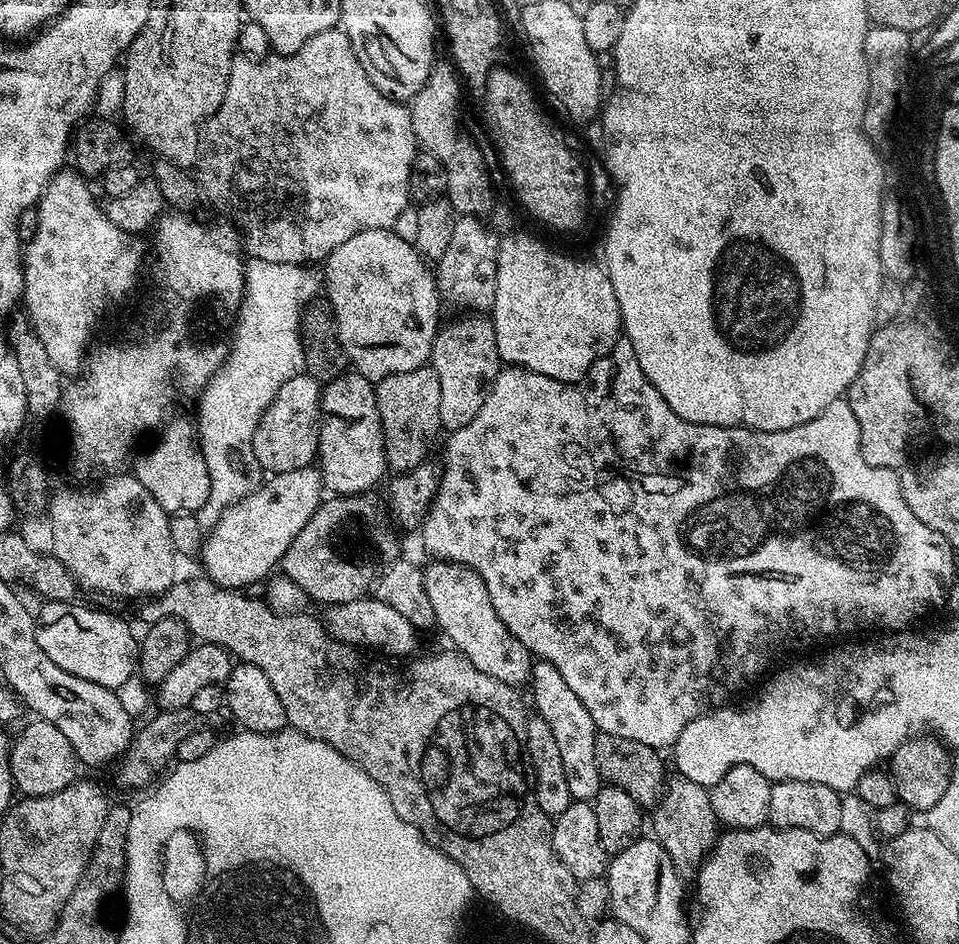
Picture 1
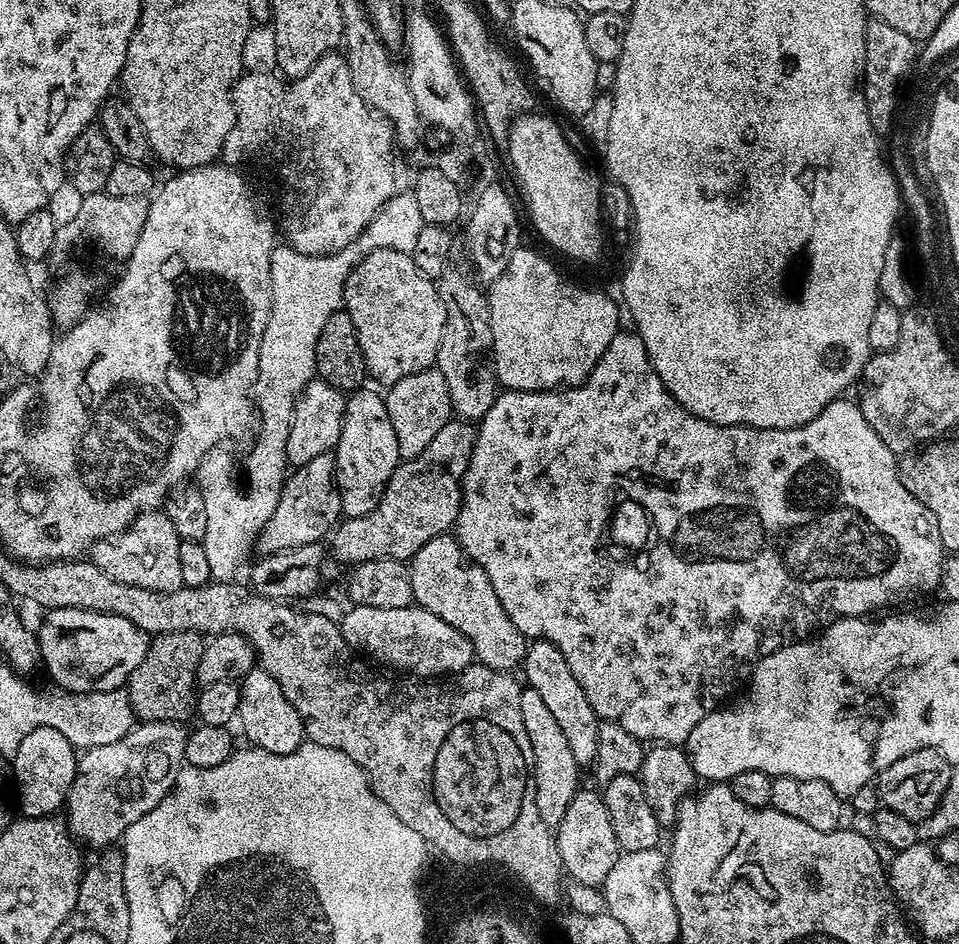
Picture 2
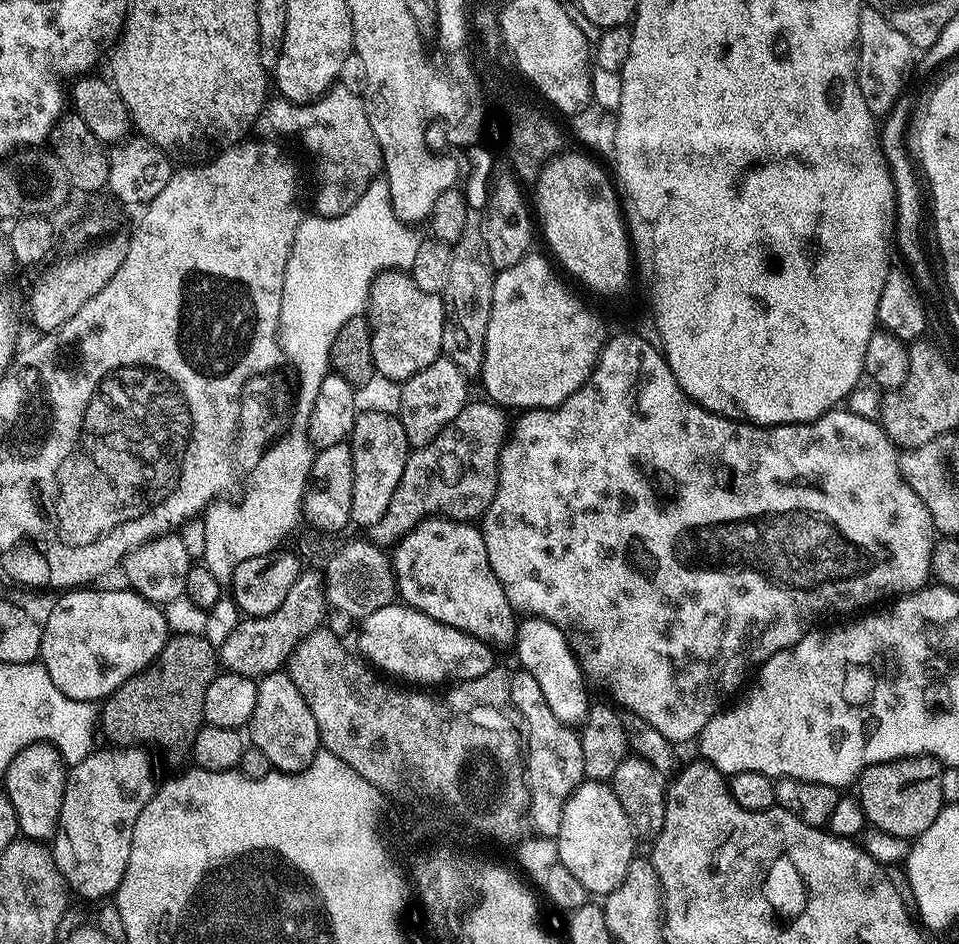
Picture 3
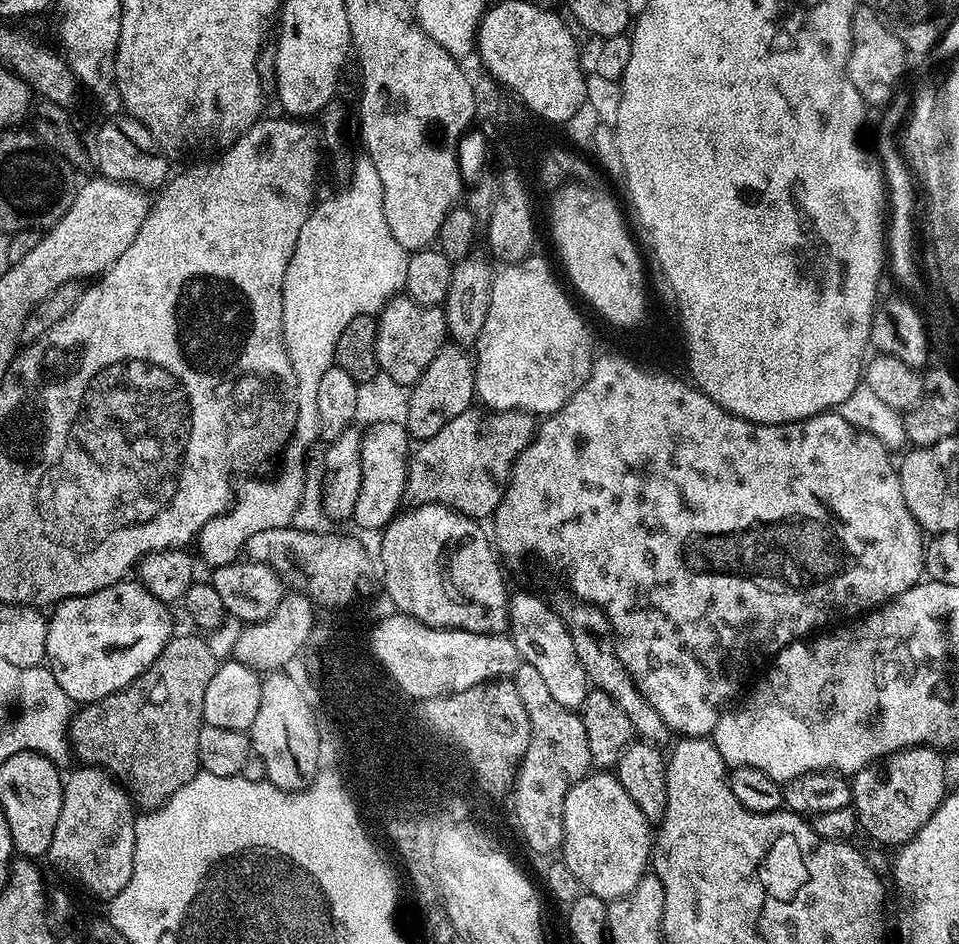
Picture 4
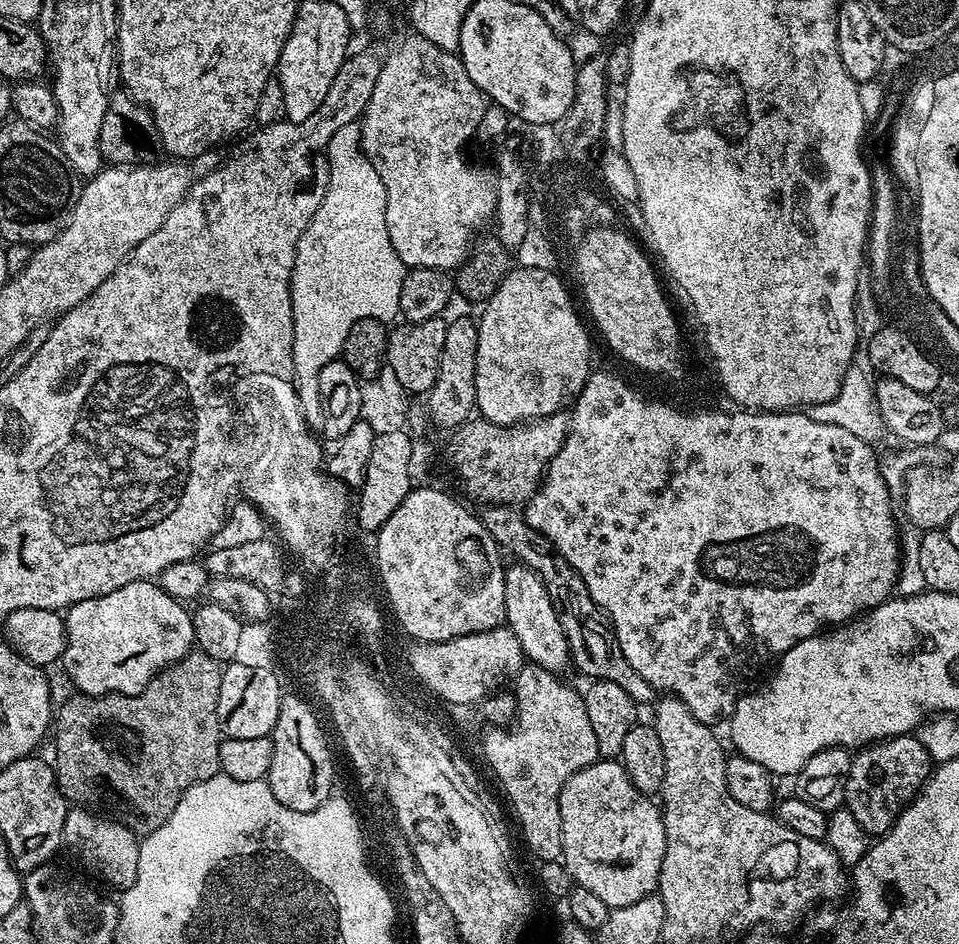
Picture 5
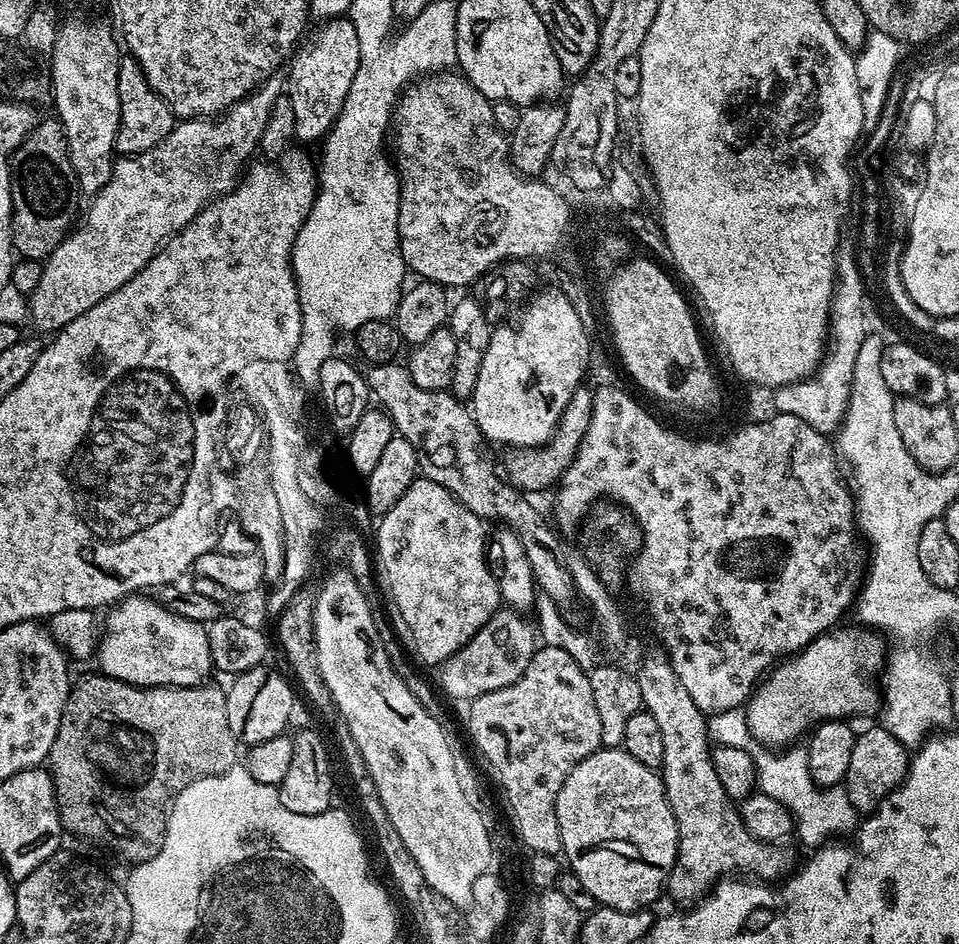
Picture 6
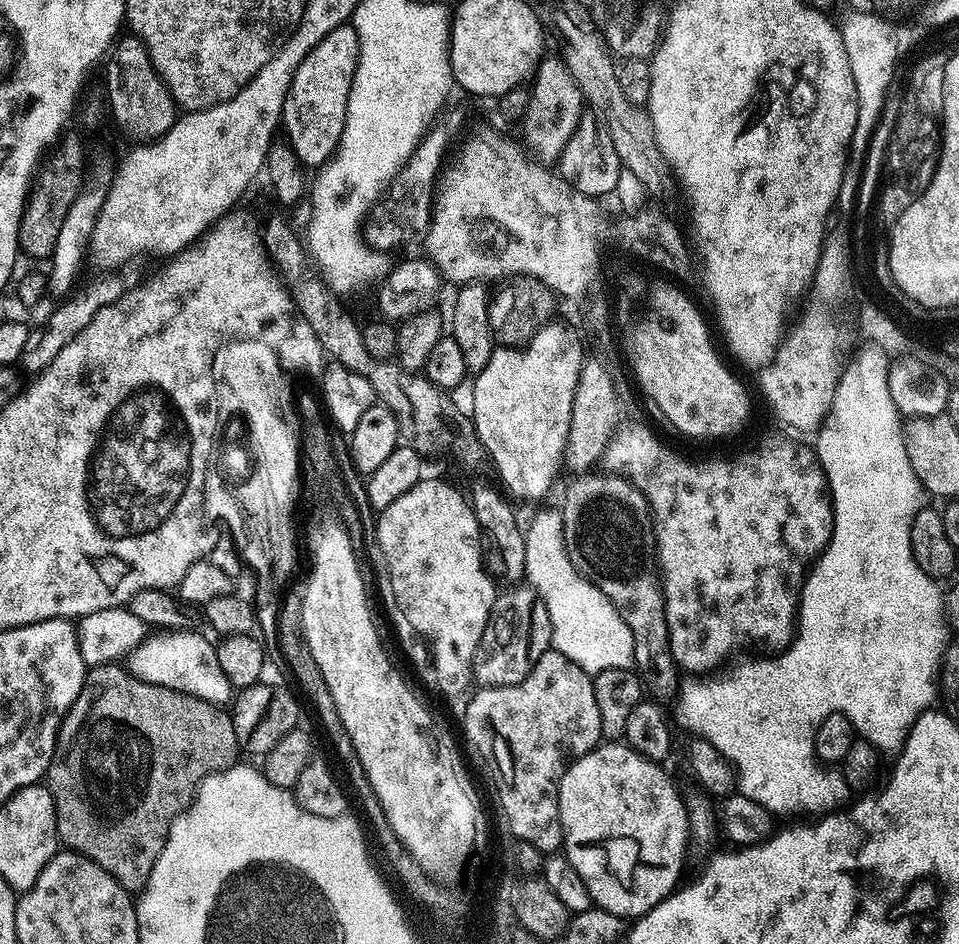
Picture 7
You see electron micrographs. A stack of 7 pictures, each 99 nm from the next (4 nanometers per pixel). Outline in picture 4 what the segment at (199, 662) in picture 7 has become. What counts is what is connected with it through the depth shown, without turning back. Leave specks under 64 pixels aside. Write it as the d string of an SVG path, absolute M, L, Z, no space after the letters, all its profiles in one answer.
M132 578L119 580L117 584L85 596L61 600L51 612L47 617L46 667L54 674L58 686L62 686L68 697L80 706L92 704L132 684L152 665L154 658L162 654L174 635L169 605L154 598L150 590Z

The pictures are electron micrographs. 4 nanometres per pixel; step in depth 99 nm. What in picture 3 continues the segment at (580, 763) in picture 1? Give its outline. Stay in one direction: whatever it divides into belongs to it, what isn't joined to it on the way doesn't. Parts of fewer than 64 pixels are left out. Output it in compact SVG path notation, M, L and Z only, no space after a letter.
M539 618L521 619L516 625L514 651L520 659L519 667L534 674L534 679L542 689L550 711L558 717L558 722L569 726L583 725L590 707L590 699L588 700L590 688L563 630Z

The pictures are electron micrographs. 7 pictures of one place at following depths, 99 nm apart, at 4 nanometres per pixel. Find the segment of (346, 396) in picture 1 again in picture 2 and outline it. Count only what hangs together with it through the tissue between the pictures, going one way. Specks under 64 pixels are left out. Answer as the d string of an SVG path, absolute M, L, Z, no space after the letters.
M361 386L347 397L344 406L342 434L334 449L336 458L336 489L340 491L340 510L345 517L370 514L386 490L386 482L400 465L398 437L390 426L384 396Z

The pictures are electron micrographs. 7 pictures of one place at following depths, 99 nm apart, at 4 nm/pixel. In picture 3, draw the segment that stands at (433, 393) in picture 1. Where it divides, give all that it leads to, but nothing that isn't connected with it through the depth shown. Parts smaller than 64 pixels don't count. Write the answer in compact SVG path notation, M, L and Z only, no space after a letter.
M441 354L426 370L418 370L408 380L399 385L400 409L398 415L402 422L402 430L406 430L406 438L413 449L421 448L431 442L439 432L462 411L465 404L469 403L469 379L464 372L450 362L450 358Z

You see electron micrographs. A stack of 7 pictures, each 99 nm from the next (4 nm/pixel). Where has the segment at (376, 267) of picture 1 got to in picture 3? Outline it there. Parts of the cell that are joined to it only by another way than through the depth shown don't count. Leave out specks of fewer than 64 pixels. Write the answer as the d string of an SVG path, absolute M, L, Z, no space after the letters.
M387 270L379 271L372 279L372 284L368 287L368 301L366 303L366 319L372 326L372 353L374 354L374 366L377 373L388 380L396 380L395 382L403 382L411 378L414 374L418 374L418 370L426 370L426 366L430 366L430 362L434 362L442 354L442 334L444 333L444 301L435 292L427 292L418 287L412 281L411 275L404 270Z

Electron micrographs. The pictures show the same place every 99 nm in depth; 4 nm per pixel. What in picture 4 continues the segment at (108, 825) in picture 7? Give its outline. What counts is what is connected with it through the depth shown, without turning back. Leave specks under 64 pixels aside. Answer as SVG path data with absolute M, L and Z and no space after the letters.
M173 635L154 662L132 684L106 698L81 707L68 726L68 738L75 759L84 766L104 769L122 785L134 805L144 810L159 808L190 778L201 771L199 762L199 730L205 725L202 702L206 686L214 678L218 659L200 636Z

